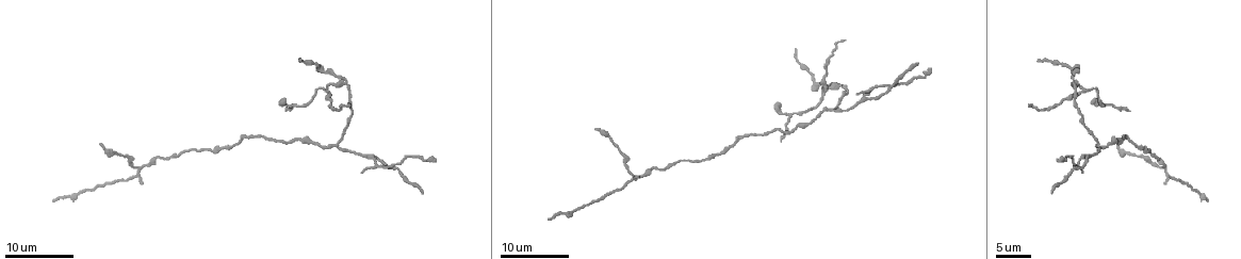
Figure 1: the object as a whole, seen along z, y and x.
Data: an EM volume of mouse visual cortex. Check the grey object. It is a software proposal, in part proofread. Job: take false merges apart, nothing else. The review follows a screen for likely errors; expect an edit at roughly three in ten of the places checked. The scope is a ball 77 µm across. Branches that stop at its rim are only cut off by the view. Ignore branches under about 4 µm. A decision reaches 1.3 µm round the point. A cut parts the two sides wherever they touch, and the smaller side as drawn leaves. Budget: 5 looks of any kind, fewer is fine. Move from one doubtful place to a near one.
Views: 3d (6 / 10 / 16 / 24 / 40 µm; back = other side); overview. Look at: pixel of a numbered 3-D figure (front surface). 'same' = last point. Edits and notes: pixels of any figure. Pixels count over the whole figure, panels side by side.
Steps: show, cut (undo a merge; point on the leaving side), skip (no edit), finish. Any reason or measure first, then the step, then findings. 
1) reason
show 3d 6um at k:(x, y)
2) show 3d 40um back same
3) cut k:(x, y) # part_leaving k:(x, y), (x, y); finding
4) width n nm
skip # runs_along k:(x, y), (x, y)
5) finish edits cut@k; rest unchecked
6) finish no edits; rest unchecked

four or more arms meet
show 3d 24um at 1:(139, 169)

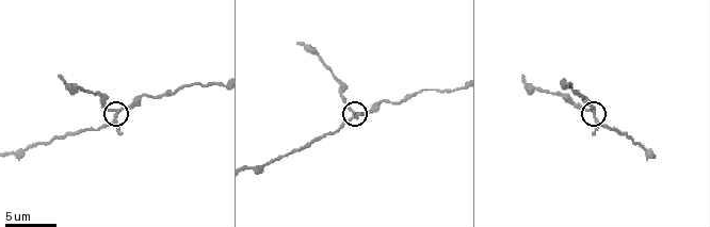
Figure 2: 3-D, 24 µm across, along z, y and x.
zoom in
show 3d 6um at 2:(593, 115)

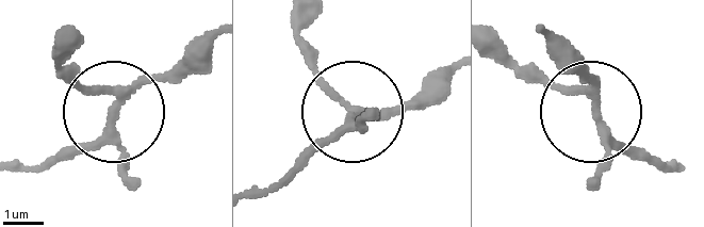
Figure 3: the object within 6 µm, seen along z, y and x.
side_arm 11 um
cut 3:(78, 82) # part_leaving 3:(117, 95), (84, 88), (60, 54); two cells meet here

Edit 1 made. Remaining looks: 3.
redraw
show overview

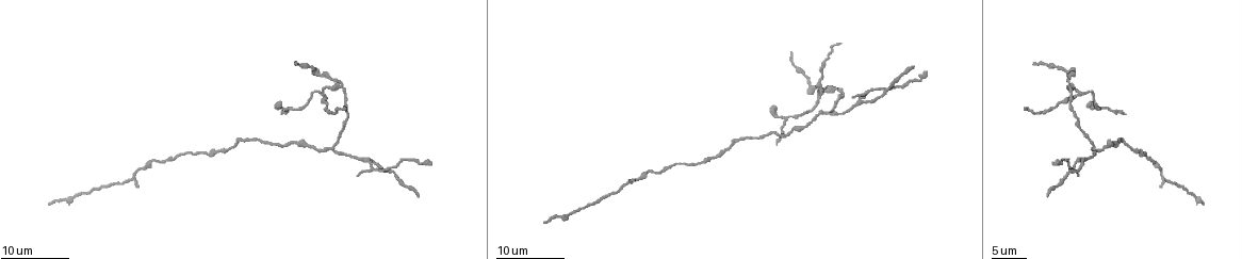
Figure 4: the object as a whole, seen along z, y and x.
three-way junction
show 3d 24um at 4:(332, 149)

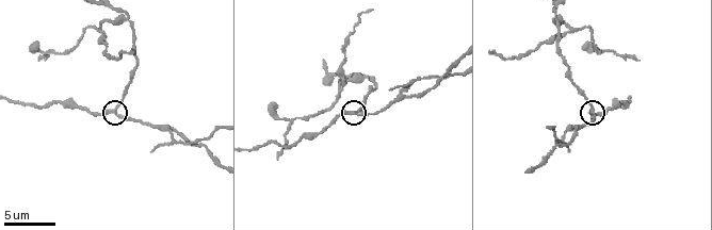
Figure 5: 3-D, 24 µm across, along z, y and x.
show 3d 10um at 5:(351, 111)

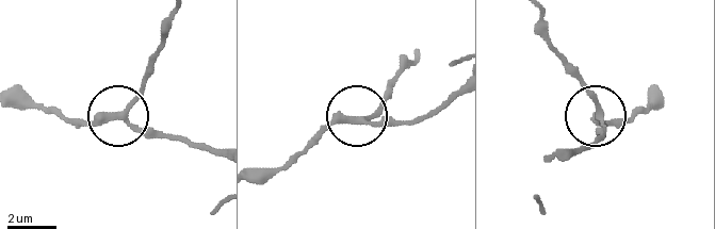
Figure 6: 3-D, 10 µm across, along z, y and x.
side_arm 19 um
skip # runs_along 6:(255, 176), (291, 164), (335, 123), (359, 117), (411, 120); one cell here

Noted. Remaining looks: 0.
finish edits cut@3; rest unchecked

